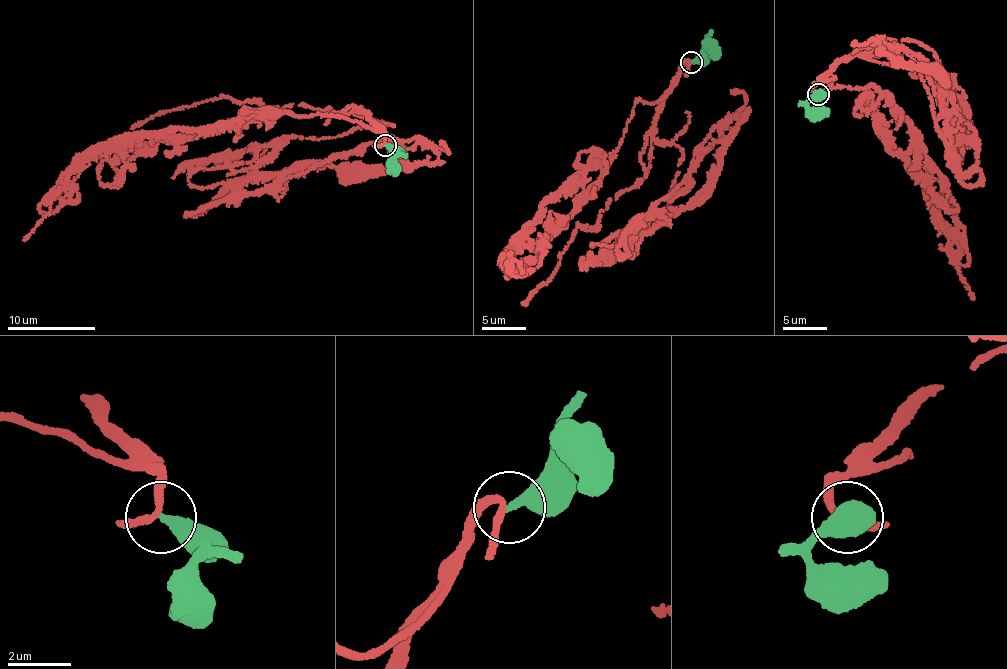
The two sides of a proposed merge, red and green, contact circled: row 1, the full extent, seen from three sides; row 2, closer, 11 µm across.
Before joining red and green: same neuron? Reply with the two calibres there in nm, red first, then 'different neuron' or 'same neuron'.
220 nm thick on the red side, 400 nm on the other; different neuron

